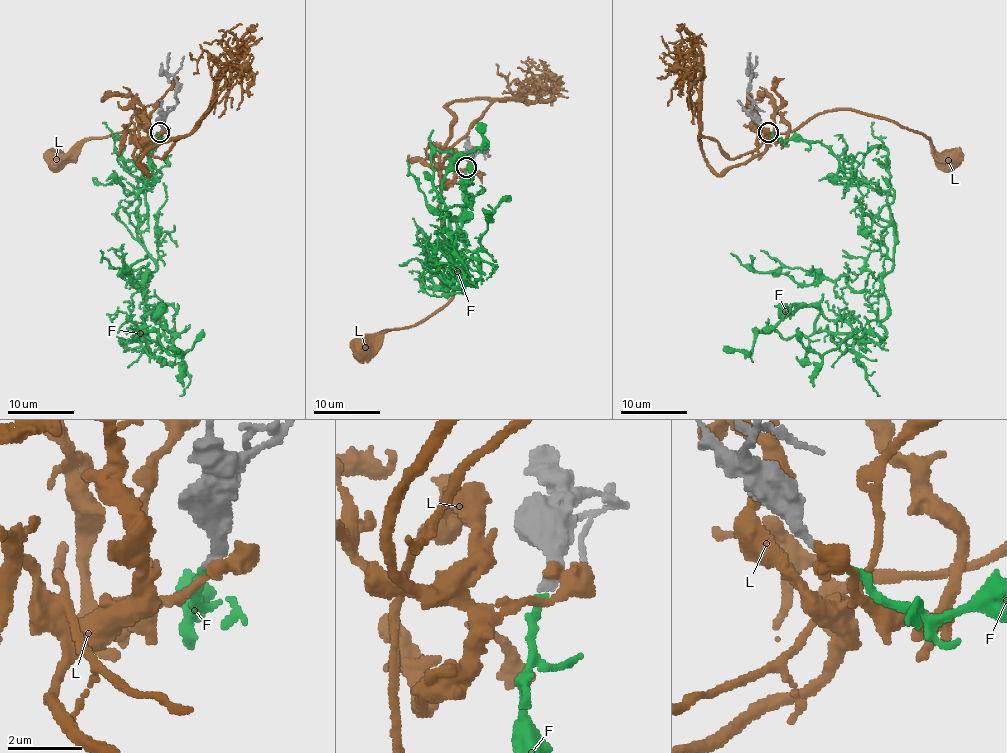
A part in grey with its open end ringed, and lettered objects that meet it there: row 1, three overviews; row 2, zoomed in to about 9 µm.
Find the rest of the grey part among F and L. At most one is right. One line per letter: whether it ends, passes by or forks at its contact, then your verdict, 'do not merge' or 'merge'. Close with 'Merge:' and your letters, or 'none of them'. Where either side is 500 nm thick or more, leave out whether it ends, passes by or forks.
F: it ends | merge
L: it passes by | do not merge
Merge: F

